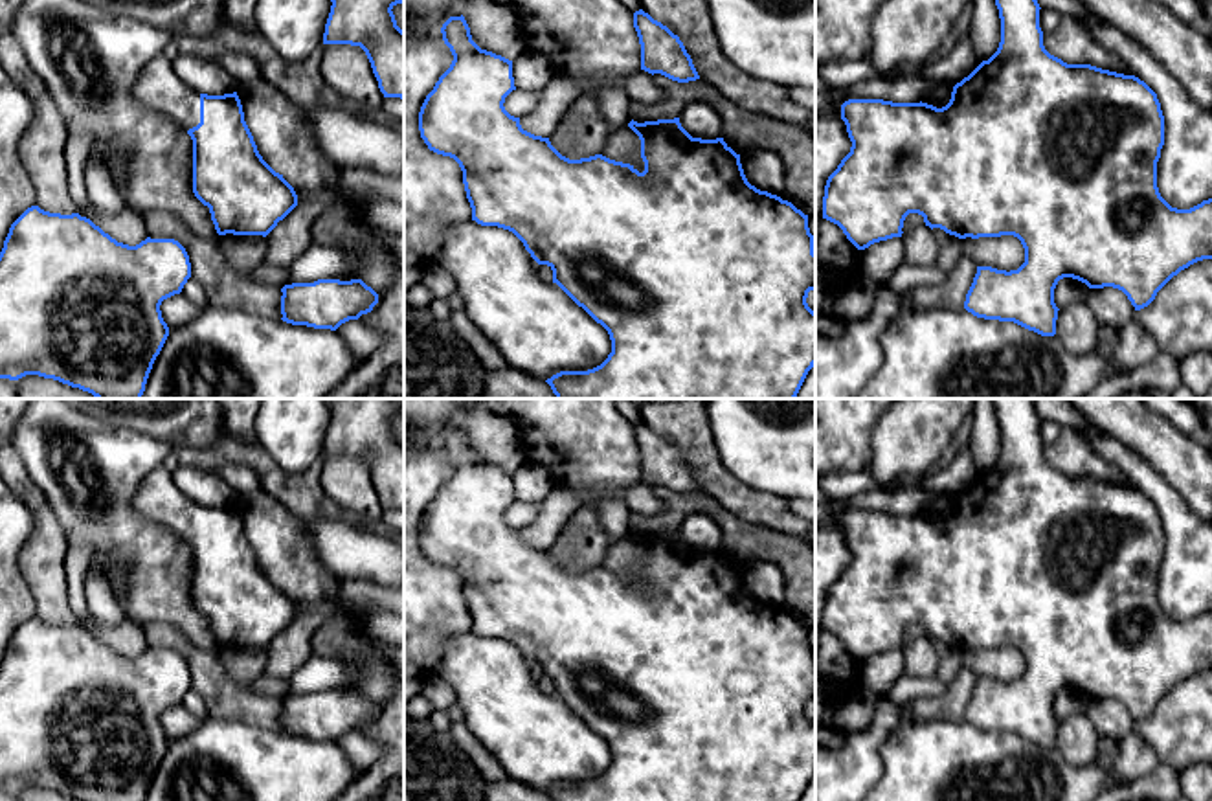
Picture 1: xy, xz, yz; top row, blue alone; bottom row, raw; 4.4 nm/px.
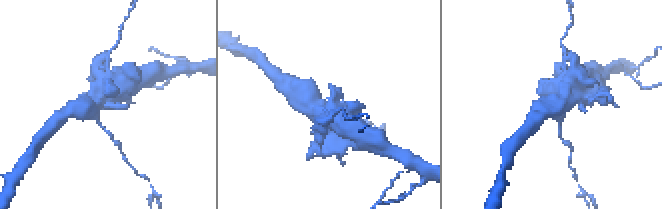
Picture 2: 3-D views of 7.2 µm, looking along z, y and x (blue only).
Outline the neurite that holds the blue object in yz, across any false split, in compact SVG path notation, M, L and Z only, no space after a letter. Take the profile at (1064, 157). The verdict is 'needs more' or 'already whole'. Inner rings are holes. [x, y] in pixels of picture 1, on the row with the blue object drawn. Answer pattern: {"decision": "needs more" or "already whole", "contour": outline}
{"decision": "already whole", "contour": "M995 0L995 6L999 48L953 86L946 107L883 99L848 99L841 105L852 147L826 180L823 219L837 224L858 250L902 237L909 213L922 215L931 230L940 228L959 239L1017 237L1025 248L1025 263L1017 270L977 266L964 301L964 309L977 318L1014 322L1054 336L1060 310L1054 288L1063 277L1089 288L1118 288L1140 310L1181 270L1212 259L1212 198L1177 209L1161 197L1157 162L1164 145L1164 116L1157 94L1144 81L1091 64L1067 64L1050 55L1043 46L1038 0Z"}

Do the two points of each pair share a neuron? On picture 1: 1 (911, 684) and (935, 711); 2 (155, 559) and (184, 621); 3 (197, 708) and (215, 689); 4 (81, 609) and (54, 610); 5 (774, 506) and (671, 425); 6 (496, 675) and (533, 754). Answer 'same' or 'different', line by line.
1: different
2: same
3: different
4: different
5: same
6: same

